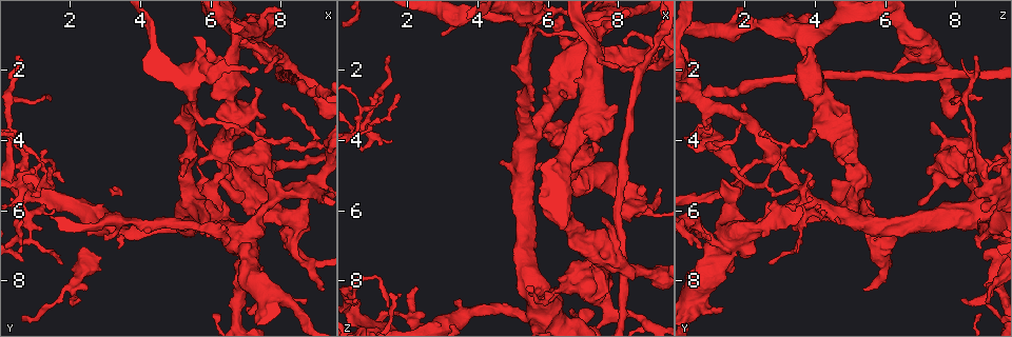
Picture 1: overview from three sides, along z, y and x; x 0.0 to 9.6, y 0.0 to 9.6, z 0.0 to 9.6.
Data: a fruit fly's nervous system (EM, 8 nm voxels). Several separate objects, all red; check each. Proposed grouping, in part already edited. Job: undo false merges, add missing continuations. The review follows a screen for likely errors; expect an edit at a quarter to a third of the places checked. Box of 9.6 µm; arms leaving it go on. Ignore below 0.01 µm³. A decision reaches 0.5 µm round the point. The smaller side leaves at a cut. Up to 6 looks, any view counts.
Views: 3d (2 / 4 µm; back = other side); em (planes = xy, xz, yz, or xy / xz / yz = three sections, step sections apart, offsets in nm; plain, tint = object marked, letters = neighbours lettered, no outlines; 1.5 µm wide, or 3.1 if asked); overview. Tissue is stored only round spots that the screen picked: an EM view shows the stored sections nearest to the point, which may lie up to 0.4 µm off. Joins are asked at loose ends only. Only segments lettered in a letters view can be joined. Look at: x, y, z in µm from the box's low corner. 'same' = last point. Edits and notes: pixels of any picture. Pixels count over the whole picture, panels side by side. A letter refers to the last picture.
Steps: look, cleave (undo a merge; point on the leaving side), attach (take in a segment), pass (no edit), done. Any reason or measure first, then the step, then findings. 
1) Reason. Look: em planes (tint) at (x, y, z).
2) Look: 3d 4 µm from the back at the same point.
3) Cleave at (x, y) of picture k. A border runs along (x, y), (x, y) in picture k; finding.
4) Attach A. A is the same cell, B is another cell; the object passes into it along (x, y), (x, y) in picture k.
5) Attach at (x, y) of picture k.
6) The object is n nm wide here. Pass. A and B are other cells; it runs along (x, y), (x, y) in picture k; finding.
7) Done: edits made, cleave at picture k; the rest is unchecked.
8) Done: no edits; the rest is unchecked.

Thin end. Look: 3d 2 µm at (1.55, 6.00, 4.00).

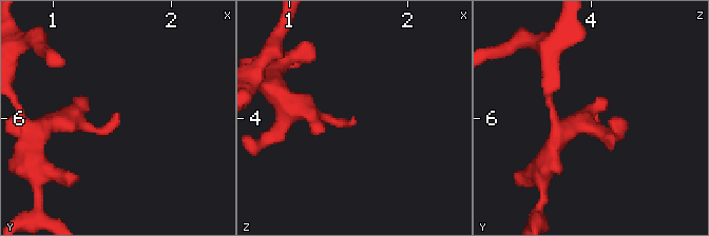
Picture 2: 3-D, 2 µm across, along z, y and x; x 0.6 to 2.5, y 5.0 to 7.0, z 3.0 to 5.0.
Look: em planes (letters) at (1.56, 5.96, 4.04).

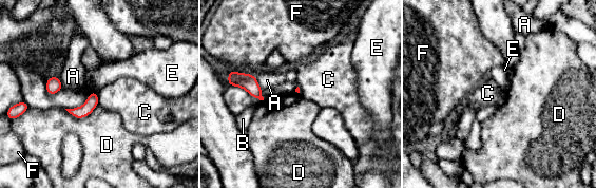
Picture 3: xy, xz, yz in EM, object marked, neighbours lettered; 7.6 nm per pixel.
Pass. A, B, C, D, E and F are other cells; a border runs along (97, 92), (98, 104) in picture 3; no lettered segment goes on from it.

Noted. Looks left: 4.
Free end. Look: em planes (tint) at (5.60, 4.75, 4.80).

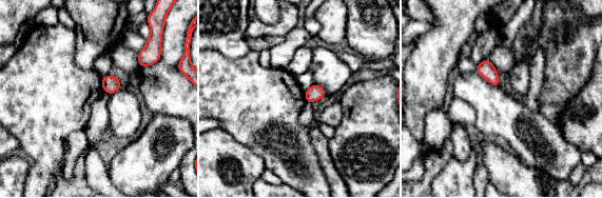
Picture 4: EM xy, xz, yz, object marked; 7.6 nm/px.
Look: em planes (letters) at the same point.

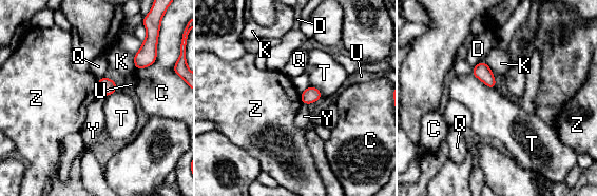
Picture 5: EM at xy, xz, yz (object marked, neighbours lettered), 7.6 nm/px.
The longest contact is with T, 220 nm. Pass. C, D, K, Q, T, U, Y and Z are other cells; a border runs along (97, 79), (97, 91), (99, 93) in picture 5; none of them fits.

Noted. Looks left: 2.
Abrupt turn. Look: em planes (letters) at (8.15, 1.85, 7.60).

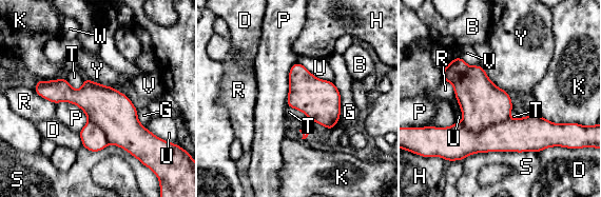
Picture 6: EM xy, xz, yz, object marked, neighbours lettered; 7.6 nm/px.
The longest contact is with S, 550 nm. Pass. B, D, G, H, K, P, R, S, T, U, V, W and Y are other cells; a border runs along (56, 103), (75, 103), (89, 121) in picture 6; all the same neuron.

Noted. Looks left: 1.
Done: no edits; the rest is unchecked.

